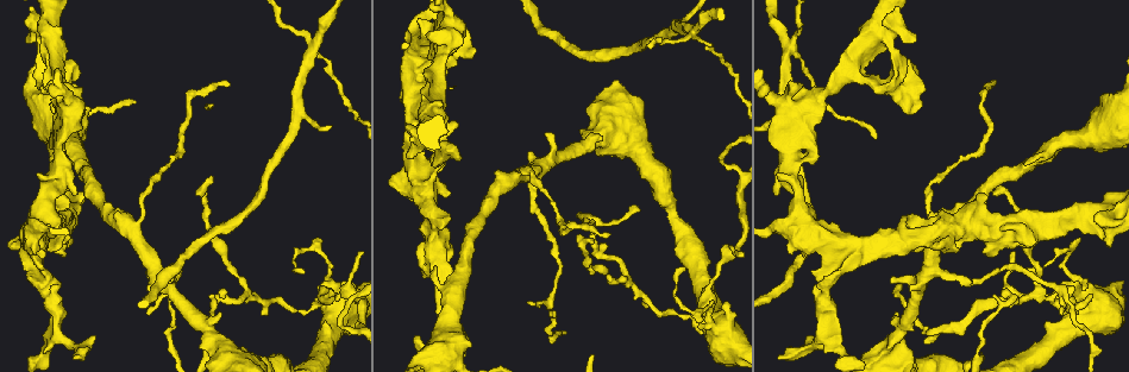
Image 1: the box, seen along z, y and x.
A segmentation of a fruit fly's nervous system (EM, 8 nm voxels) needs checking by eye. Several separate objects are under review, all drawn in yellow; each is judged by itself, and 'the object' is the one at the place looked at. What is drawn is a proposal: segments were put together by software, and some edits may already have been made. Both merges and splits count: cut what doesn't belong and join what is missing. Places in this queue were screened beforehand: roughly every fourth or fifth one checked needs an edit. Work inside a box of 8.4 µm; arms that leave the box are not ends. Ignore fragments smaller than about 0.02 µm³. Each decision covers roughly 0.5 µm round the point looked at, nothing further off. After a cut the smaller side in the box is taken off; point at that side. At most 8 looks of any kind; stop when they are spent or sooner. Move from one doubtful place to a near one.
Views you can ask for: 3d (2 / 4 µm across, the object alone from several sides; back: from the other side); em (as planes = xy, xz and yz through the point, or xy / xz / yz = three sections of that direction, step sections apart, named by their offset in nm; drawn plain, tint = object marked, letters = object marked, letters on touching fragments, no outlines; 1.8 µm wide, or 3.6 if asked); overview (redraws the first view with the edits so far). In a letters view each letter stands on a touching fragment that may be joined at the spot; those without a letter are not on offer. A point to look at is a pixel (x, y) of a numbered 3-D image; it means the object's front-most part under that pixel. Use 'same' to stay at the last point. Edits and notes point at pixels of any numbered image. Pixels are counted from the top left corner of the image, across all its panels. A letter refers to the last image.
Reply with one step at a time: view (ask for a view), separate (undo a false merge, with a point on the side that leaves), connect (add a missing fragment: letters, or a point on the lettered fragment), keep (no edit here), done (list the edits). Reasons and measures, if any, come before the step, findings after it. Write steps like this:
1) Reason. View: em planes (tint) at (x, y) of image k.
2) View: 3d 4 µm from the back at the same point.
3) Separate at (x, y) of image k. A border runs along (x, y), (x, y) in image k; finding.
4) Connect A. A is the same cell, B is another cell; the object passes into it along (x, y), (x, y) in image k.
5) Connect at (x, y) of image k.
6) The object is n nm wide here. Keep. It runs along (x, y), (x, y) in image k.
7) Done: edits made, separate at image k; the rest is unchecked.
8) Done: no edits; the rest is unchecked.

Looks like a crossing. View: em xz step 8 (letters) at (432, 222) of image 1.

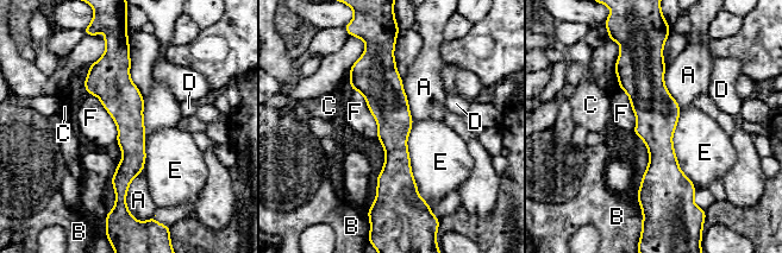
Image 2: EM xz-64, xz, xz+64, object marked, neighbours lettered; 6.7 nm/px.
Another direction. View: em planes (letters) at the same point.

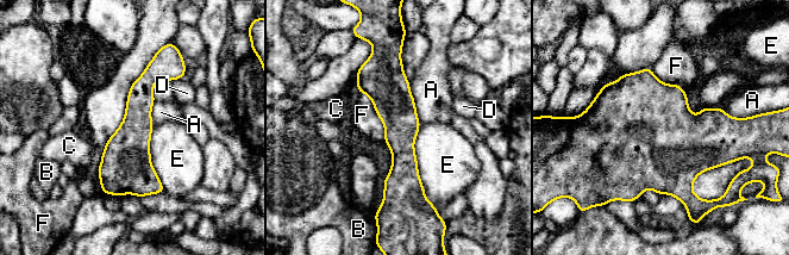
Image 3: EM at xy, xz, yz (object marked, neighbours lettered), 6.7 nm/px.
The longest contact is with F, 1050 nm. Keep. A, B, C, D, E and F are other cells; a border runs along (160, 49), (105, 145), (101, 192) in image 3; one neuron here.

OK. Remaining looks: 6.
Free end. View: 3d 4 µm at (79, 196) of image 1.

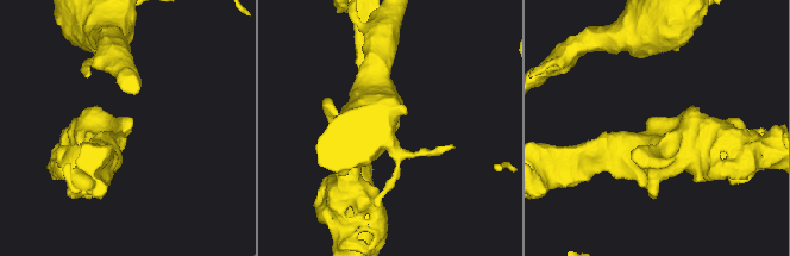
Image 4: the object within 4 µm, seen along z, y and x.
Need the tissue. View: em xy step 4 (tint) at (650, 120) of image 4.

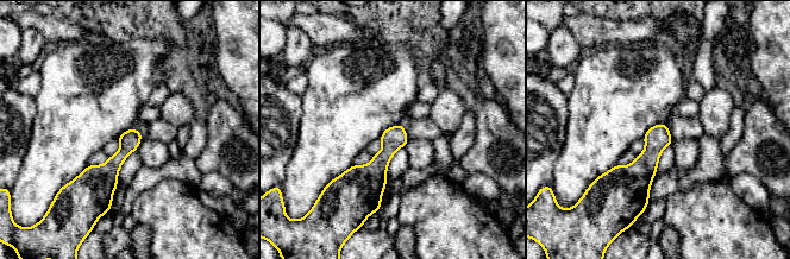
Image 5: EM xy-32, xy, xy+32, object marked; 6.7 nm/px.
Cut it another way. View: em planes (letters) at the same point.

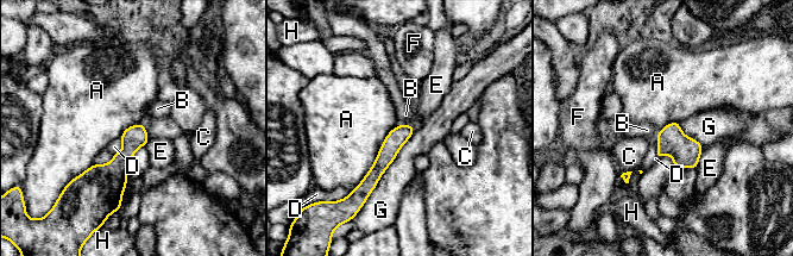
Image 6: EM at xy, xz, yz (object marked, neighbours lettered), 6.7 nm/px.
Keep. A, B, C, D, E, F, G and H are other cells; a border runs along (400, 123), (353, 189) in image 6; no lettered fragment goes on from it.

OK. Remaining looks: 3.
Abrupt turn. View: 3d 2 µm at (792, 140) of image 1.

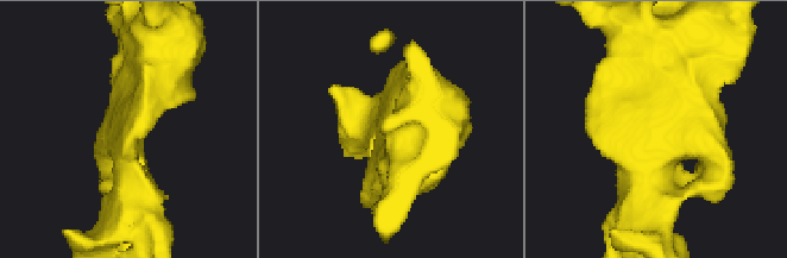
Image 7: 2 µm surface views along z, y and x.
View: em planes (letters) at (651, 130) of image 7.

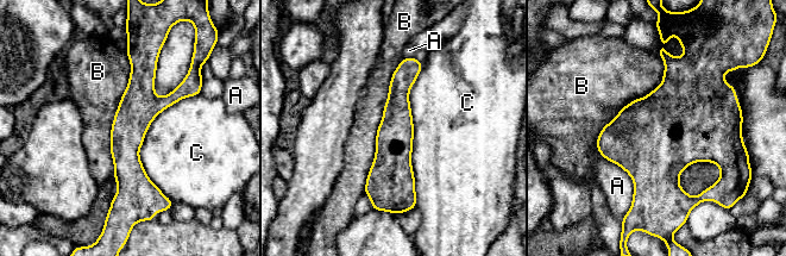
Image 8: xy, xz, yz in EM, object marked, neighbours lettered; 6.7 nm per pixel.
The object is 260 nm wide here. Keep. A, B and C are other cells; a border runs along (403, 58), (391, 76), (364, 193) in image 8; all the same neuron.

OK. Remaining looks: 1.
Done: no edits; the rest is unchecked.

